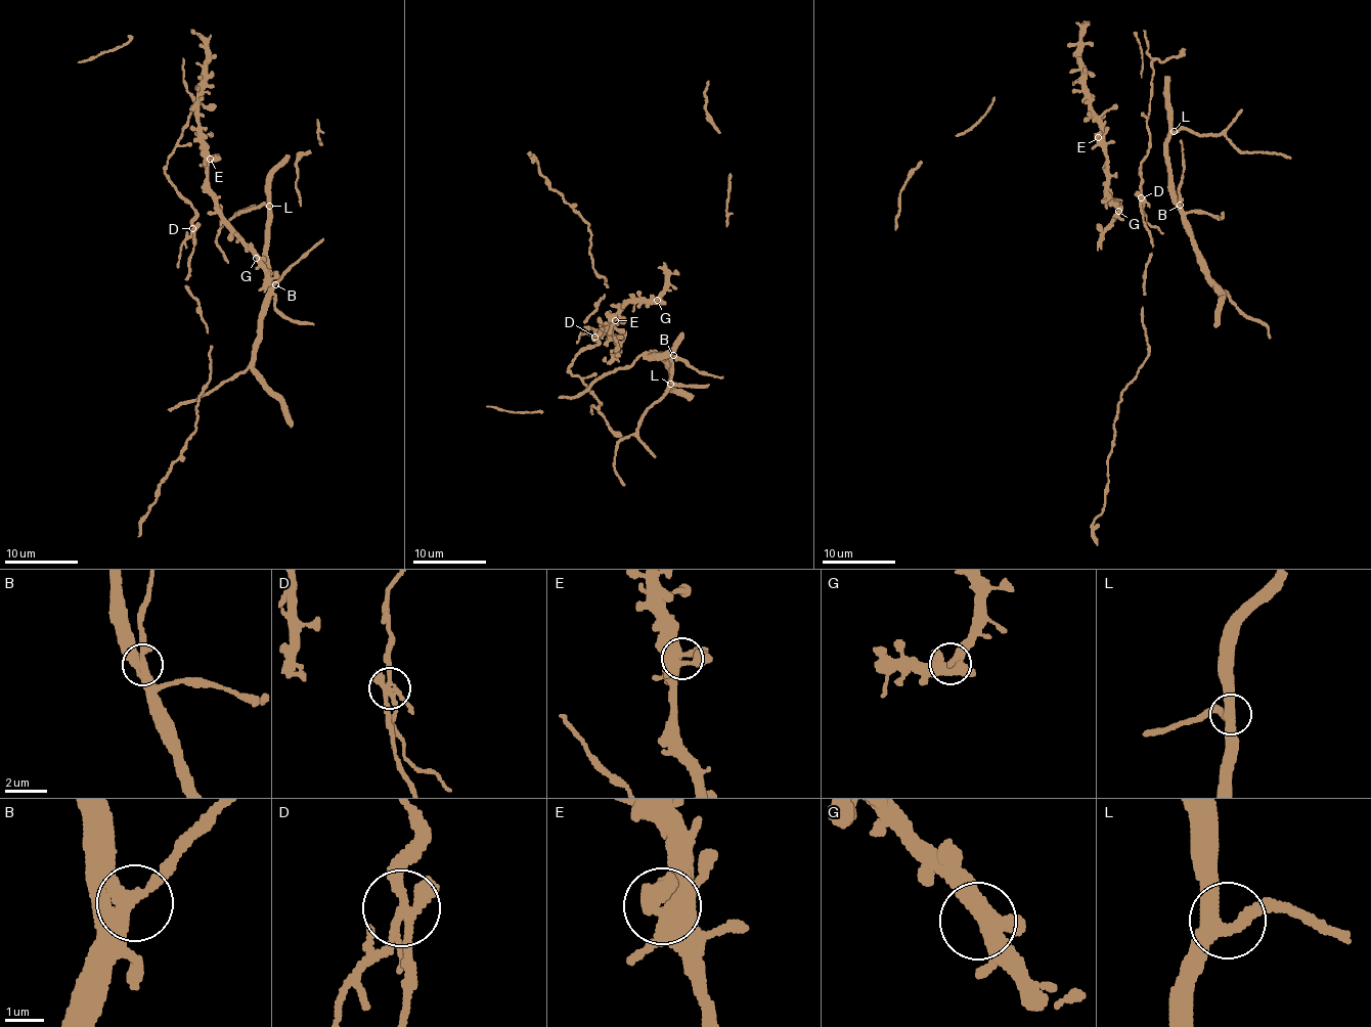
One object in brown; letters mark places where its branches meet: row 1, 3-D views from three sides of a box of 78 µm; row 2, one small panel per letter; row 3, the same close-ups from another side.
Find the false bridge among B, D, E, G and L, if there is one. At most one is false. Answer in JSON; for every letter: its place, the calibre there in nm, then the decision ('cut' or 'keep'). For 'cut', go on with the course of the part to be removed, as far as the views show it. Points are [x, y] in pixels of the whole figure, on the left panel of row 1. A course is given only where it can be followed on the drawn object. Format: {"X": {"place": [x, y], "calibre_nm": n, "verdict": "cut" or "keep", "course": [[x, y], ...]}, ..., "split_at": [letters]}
{"B": {"place": [275, 284], "calibre_nm": 360, "verdict": "keep"}, "D": {"place": [192, 228], "calibre_nm": 240, "verdict": "cut", "course": [[193, 228], [181, 250], [178, 268]]}, "E": {"place": [210, 159], "calibre_nm": 440, "verdict": "keep"}, "G": {"place": [256, 258], "calibre_nm": 400, "verdict": "keep"}, "L": {"place": [269, 206], "calibre_nm": 380, "verdict": "keep"}, "split_at": ["D"]}

